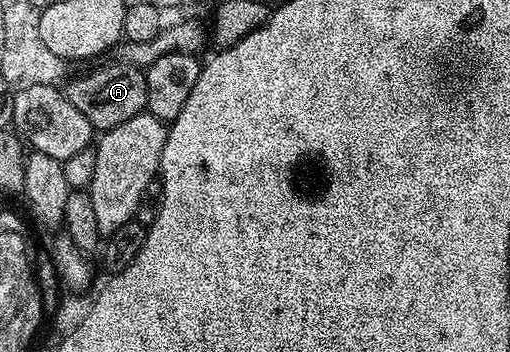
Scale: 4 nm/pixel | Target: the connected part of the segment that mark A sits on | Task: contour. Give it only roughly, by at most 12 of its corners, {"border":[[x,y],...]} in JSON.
{"border":[[115,59],[61,92],[106,131],[147,107],[147,75]]}

